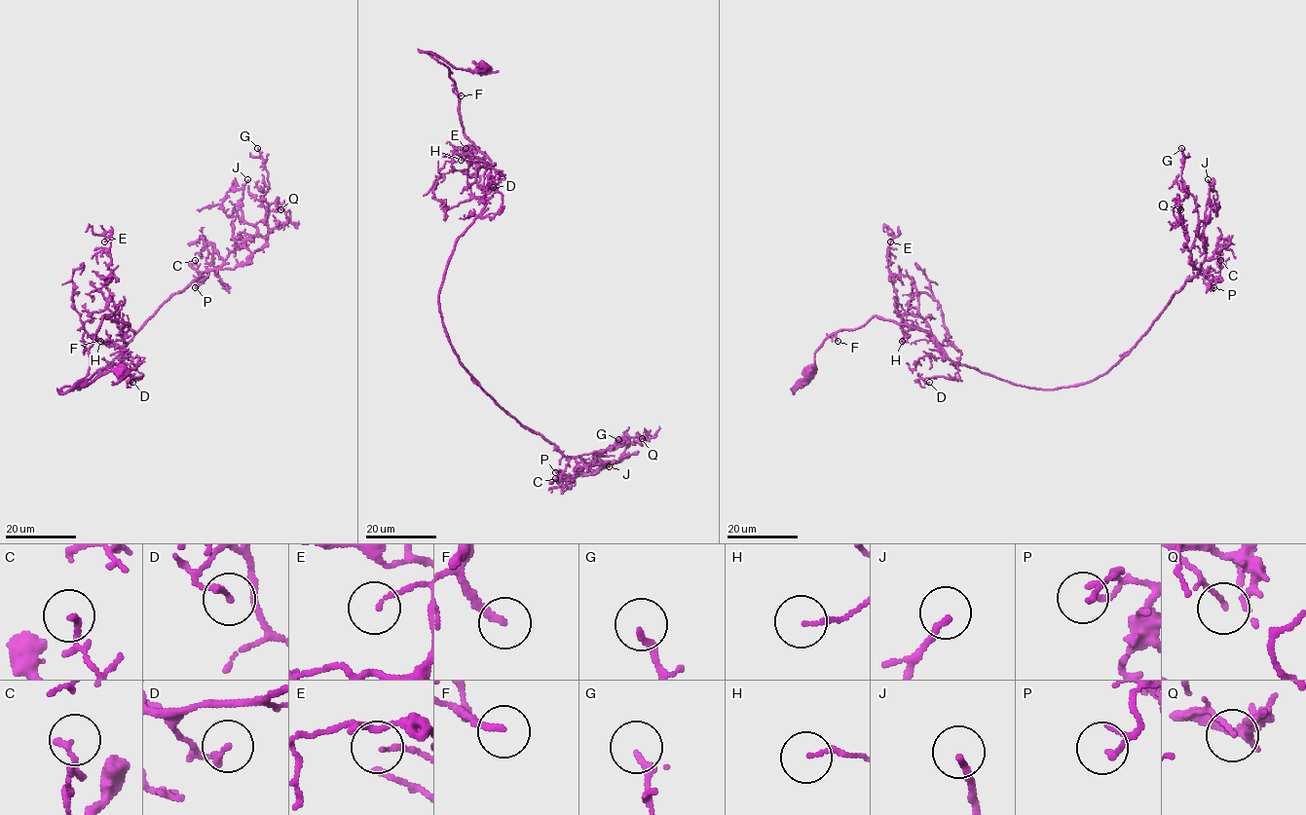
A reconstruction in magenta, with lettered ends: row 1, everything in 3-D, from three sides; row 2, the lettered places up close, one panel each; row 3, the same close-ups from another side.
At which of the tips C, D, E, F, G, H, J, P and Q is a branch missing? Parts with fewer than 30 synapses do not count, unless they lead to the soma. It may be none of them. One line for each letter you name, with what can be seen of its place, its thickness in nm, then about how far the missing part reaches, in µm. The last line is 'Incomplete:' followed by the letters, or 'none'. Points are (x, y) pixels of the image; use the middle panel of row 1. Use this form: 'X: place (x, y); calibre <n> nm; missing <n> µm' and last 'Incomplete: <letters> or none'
J: place (609, 466); calibre 180 nm; missing 20 µm
Incomplete: J

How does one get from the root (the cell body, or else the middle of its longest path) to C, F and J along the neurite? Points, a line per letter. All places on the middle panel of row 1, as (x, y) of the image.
C: (482, 68), (422, 52), (451, 72), (464, 134), (490, 161), (439, 312), (461, 365), (569, 458), (555, 478)
F: (482, 68), (481, 71), (457, 69), (431, 53), (422, 52), (449, 69), (455, 84), (453, 91), (461, 95)
J: (482, 68), (422, 52), (490, 161), (442, 325), (504, 410), (609, 466)

